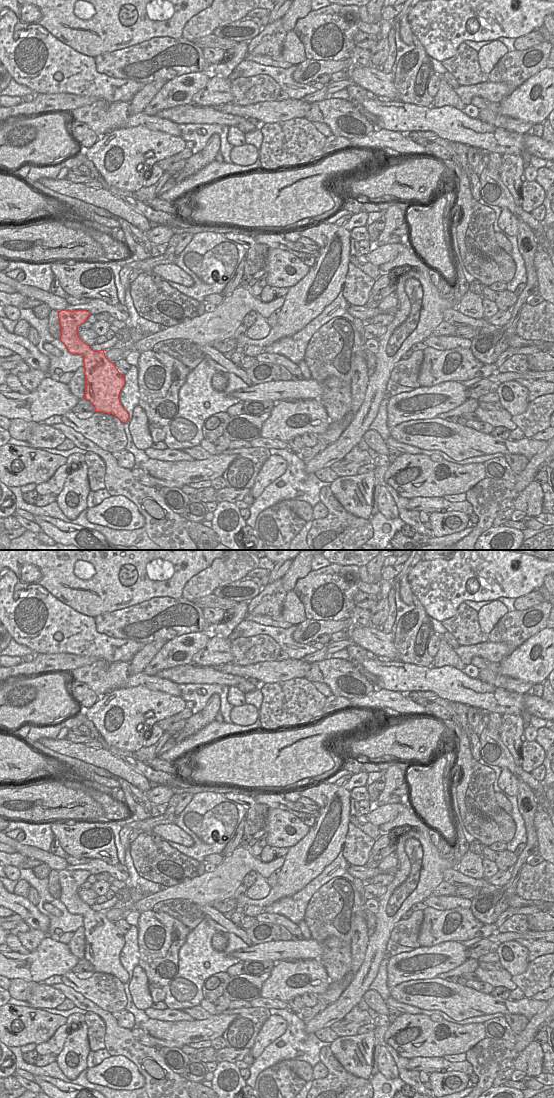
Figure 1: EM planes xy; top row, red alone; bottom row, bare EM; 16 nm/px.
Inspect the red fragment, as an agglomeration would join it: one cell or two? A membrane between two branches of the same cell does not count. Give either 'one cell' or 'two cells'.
one cell

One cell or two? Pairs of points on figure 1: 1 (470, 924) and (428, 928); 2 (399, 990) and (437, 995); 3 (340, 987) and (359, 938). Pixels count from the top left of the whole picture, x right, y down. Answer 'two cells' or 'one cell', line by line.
1: one cell
2: one cell
3: one cell

